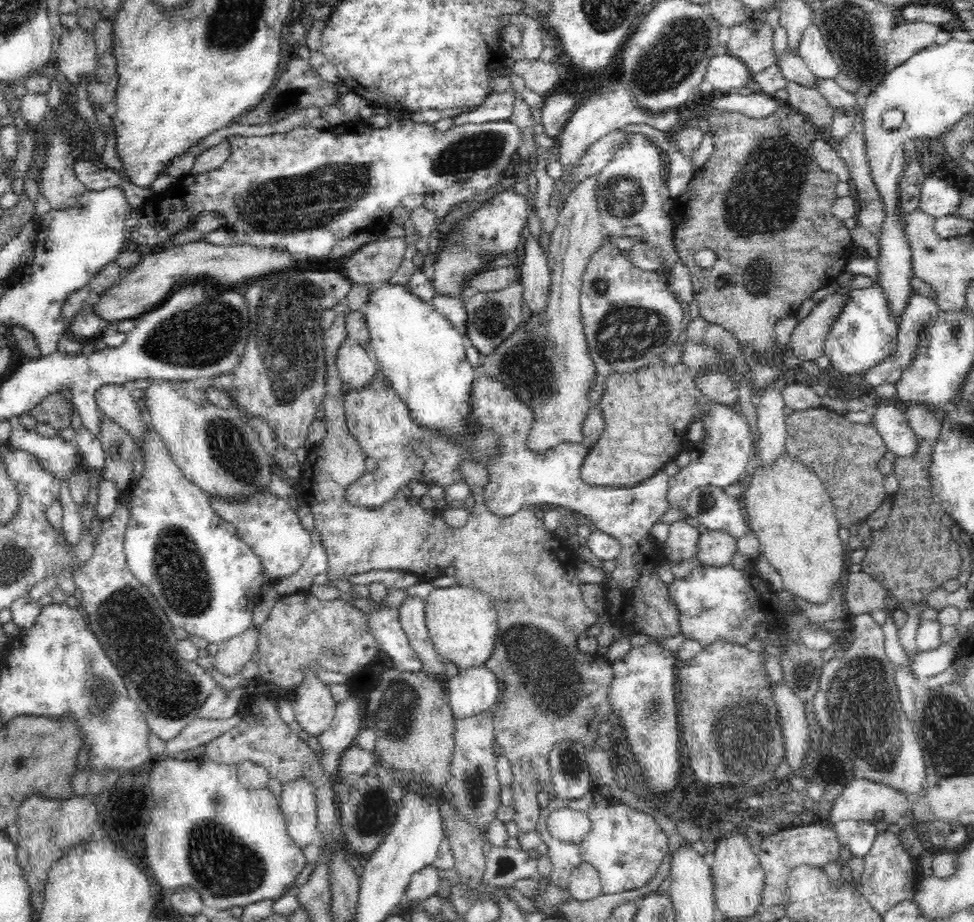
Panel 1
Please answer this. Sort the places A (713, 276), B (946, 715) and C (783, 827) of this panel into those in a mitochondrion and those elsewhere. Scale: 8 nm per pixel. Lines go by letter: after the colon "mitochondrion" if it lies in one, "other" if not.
A: other
B: mitochondrion
C: other

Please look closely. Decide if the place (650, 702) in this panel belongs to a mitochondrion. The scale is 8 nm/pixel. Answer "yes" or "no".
yes

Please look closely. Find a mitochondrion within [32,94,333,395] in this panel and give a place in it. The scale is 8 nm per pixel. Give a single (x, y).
(200, 339)

